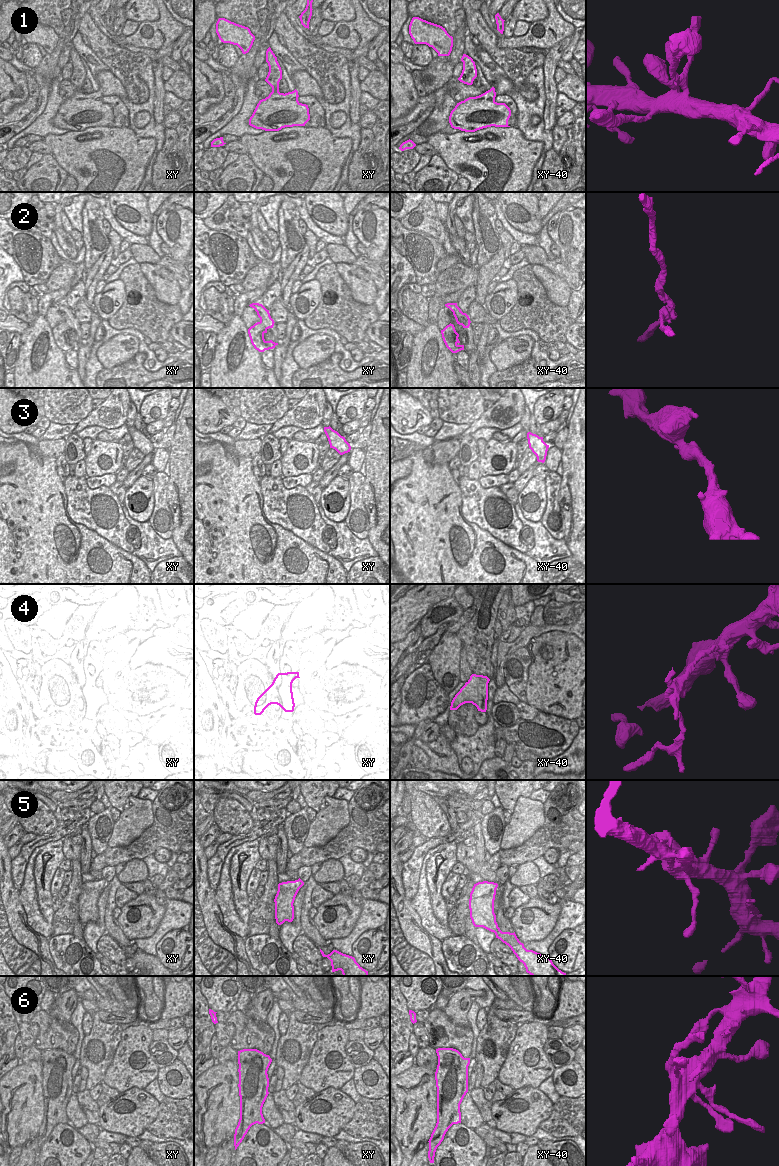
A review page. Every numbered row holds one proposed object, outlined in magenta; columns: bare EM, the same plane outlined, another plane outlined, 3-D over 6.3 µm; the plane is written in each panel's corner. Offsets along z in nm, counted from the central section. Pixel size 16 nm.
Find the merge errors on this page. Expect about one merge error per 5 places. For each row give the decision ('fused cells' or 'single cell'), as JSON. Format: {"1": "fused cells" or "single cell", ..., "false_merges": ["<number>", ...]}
{"1": "single cell", "2": "fused cells", "3": "single cell", "4": "fused cells", "5": "single cell", "6": "single cell", "false_merges": ["2", "4"]}

